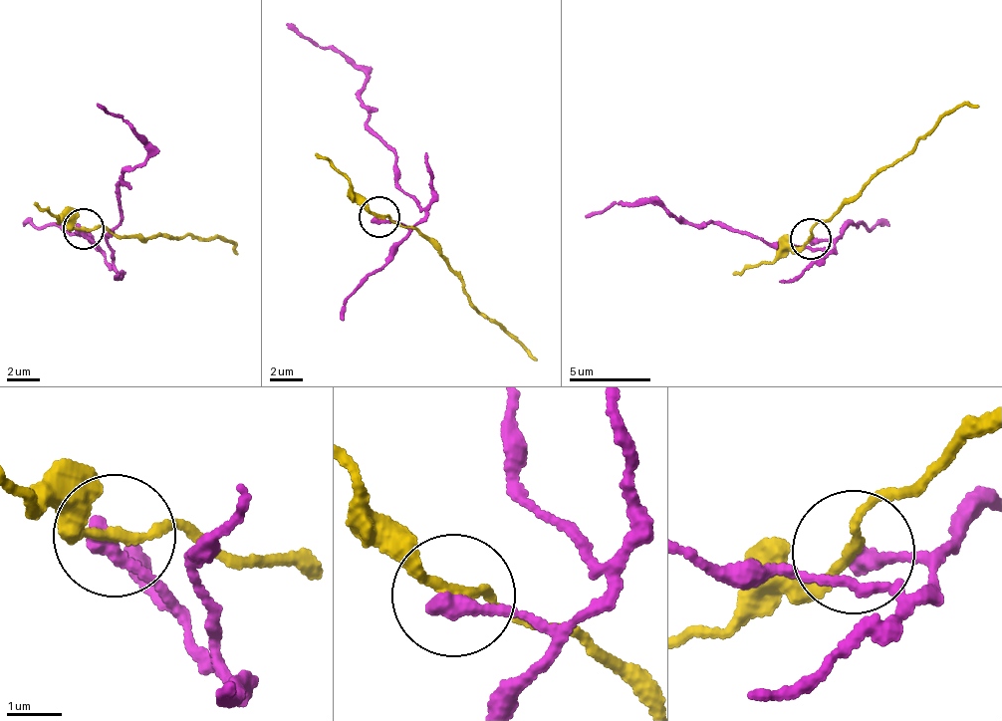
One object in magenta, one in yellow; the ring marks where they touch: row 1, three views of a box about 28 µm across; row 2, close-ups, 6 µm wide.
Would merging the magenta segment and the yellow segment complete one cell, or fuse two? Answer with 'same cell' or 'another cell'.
another cell

